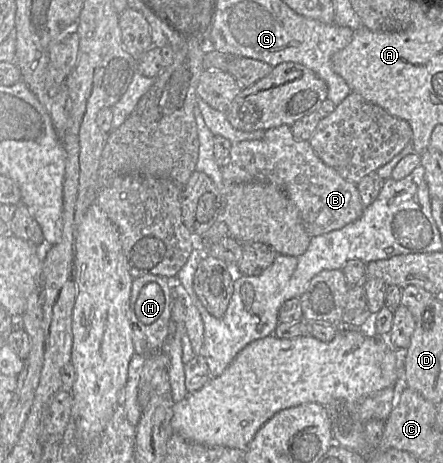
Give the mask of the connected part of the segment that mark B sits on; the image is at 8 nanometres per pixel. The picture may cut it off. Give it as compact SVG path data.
M287 125L266 130L260 140L232 144L228 162L221 167L221 174L225 189L233 184L254 181L273 183L281 188L297 207L302 224L311 237L355 222L365 208L356 184L326 165L309 141L296 140Z

